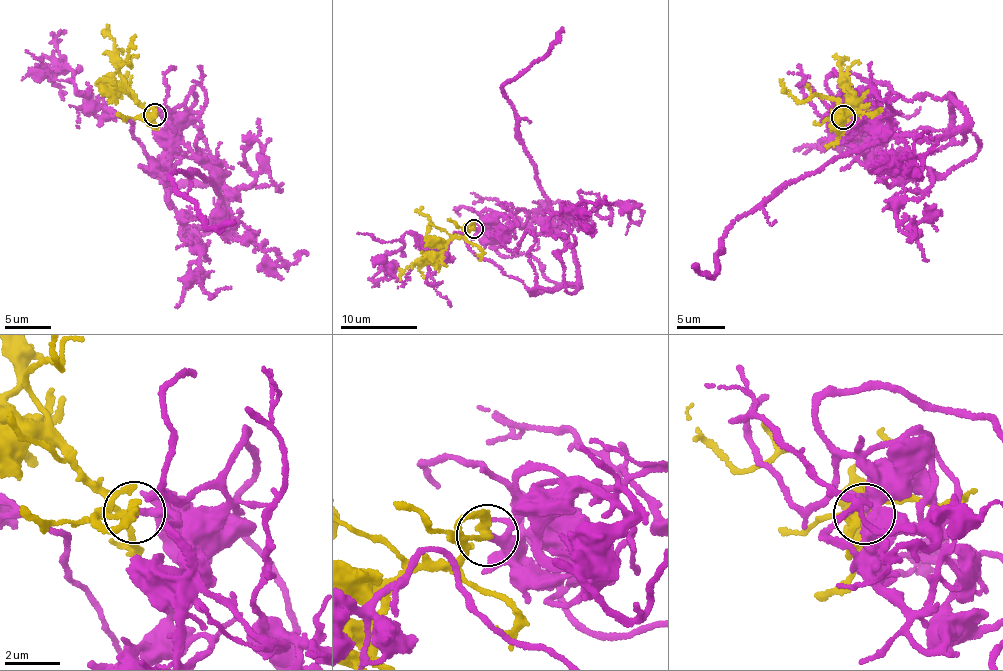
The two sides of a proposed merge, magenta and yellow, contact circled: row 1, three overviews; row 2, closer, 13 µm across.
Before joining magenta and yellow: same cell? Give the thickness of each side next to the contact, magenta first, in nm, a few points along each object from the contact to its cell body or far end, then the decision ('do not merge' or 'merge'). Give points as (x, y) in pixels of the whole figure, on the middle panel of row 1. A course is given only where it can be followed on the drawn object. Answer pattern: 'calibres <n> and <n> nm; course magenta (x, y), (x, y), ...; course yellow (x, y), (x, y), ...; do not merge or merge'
calibres 190 and 280 nm; course magenta (473, 228), (551, 224), (569, 292), (549, 218), (581, 192), (606, 218), (637, 203), (639, 224); course yellow (473, 228), (417, 267), (410, 267), (400, 280); merge

